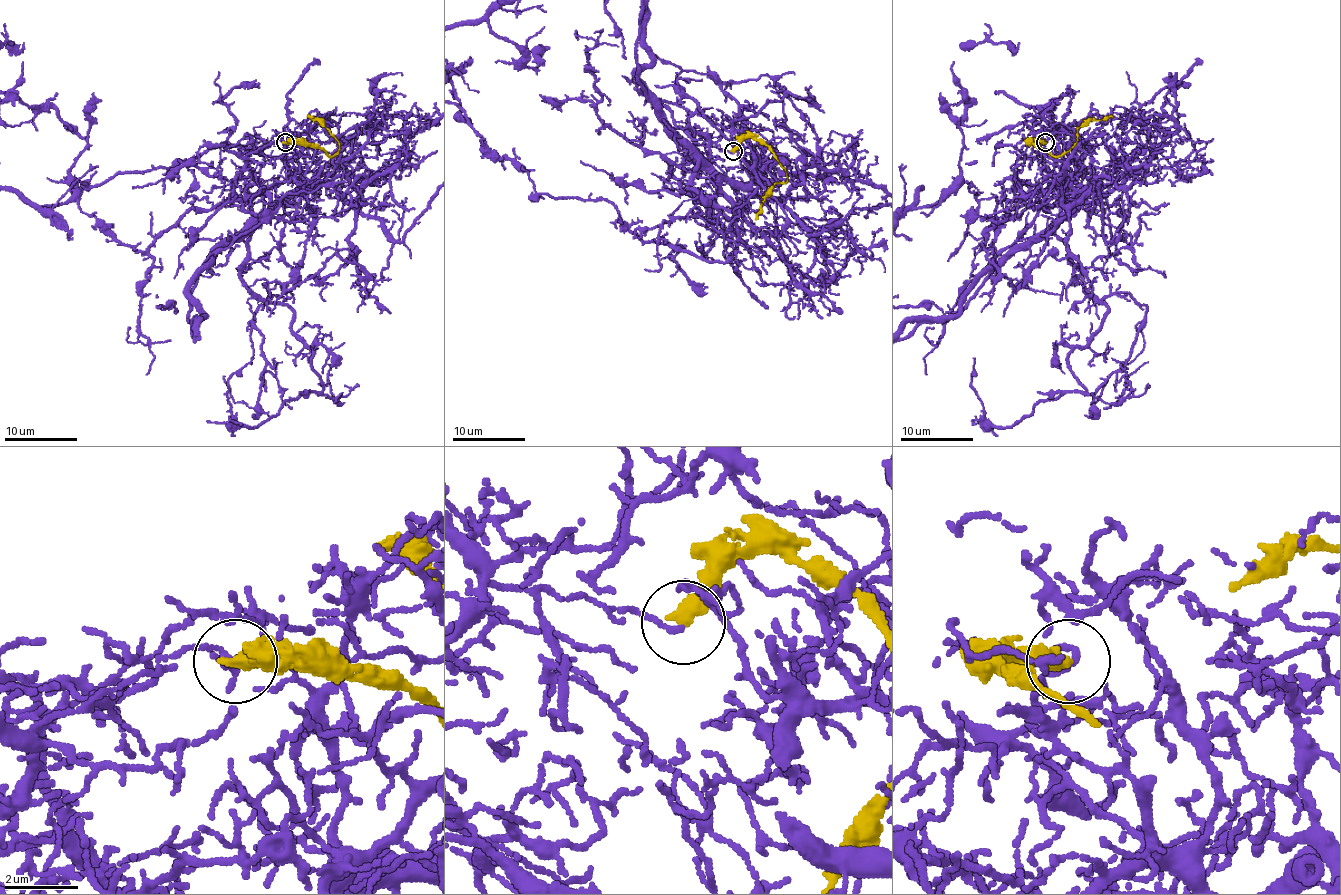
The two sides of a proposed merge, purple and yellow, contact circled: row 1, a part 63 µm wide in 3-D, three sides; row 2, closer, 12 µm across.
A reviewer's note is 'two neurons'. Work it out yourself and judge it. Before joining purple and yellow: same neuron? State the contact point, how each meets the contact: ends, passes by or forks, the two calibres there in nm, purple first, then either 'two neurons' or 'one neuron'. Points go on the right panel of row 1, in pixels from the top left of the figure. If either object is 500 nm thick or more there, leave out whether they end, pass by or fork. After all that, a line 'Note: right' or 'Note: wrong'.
place (1045, 142); purple ends; yellow ends; calibres 140 and 440 nm; two neurons
Note: right

